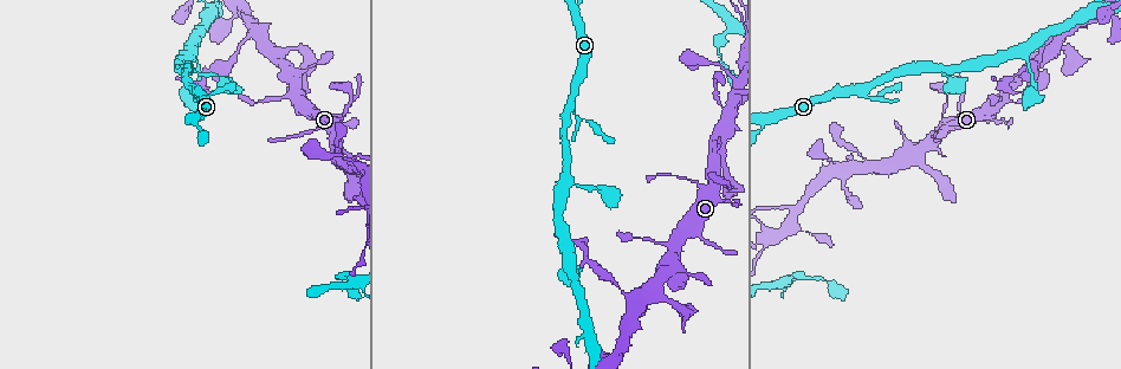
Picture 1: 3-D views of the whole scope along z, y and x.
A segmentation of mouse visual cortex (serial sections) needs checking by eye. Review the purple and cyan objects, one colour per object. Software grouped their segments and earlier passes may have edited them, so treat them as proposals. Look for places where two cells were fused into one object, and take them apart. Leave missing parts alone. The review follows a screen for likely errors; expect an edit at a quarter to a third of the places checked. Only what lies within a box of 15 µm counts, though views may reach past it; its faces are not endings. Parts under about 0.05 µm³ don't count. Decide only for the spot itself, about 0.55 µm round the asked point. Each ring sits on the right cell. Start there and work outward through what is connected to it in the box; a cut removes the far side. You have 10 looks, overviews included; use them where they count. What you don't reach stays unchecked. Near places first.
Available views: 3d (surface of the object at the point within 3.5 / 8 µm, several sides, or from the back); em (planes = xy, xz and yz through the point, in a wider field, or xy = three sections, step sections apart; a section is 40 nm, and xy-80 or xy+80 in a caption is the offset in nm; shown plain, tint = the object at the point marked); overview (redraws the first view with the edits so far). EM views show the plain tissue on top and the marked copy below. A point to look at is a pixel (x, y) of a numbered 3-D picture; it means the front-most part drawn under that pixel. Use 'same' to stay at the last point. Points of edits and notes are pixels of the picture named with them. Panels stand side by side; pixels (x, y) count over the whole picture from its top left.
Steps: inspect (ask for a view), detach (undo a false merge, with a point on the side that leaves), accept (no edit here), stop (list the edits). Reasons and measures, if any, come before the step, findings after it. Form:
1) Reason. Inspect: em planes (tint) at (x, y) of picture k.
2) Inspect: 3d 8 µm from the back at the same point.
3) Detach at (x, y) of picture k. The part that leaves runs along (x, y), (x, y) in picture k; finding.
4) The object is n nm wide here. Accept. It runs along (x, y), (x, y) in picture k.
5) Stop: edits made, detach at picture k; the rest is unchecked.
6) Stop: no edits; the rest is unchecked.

A narrow waist. Inspect: 3d 8 µm from the back at (619, 286) of picture 1.

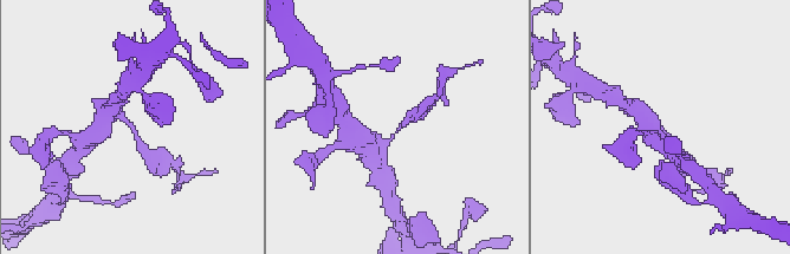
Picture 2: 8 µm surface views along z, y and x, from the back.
The arms are 250, 250 nm wide; now the EM. Inspect: em xy step 5 (tint) at (661, 127) of picture 2.

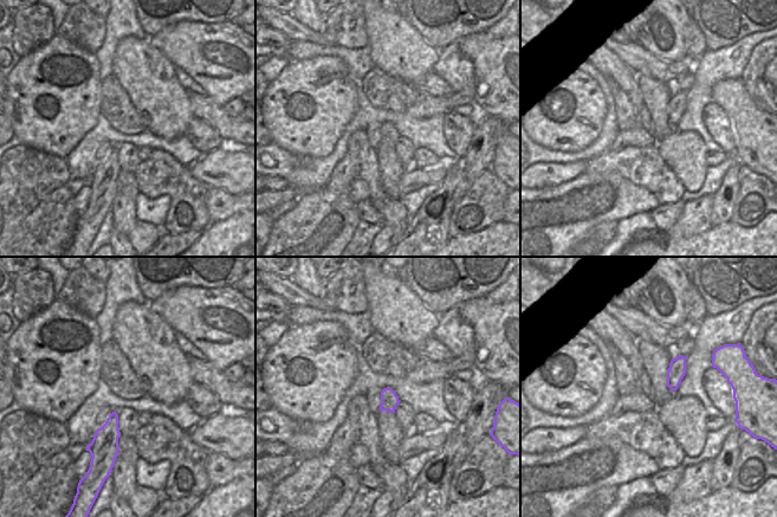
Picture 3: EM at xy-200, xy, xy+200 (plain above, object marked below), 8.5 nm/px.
Accept. It runs along (110, 116), (120, 112), (149, 155) in picture 2; continuous, no second cell.

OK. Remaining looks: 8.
Thick turns thin. Inspect: 3d 3.5 µm at (941, 117) of picture 1.

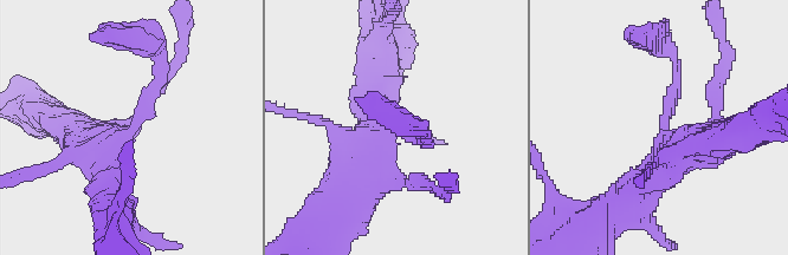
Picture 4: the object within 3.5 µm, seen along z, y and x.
The arms are 150, 500 nm wide. Inspect: em xy step 3 (tint) at (662, 123) of picture 4.

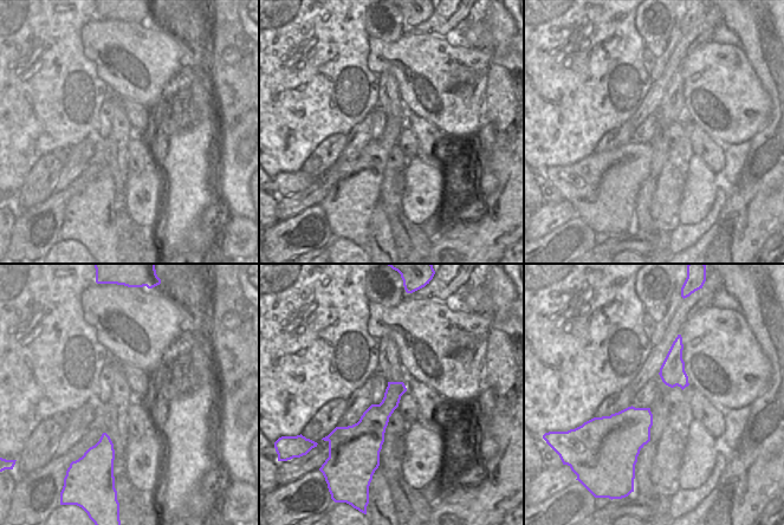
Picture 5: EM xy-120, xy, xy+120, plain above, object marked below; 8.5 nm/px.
Accept. It runs along (103, 141), (135, 126), (157, 54) in picture 4; one cell here.

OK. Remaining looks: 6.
A narrow waist. Inspect: 3d 3.5 µm at (1009, 76) of picture 1.

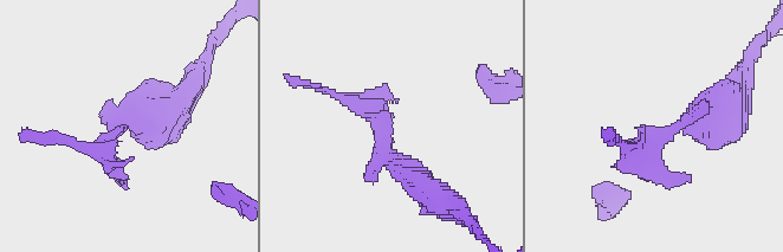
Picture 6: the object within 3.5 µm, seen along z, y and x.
Detach at (658, 150) of picture 6. A second cell is stuck on.

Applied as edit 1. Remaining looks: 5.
Narrows sharply. Inspect: 3d 3.5 µm at (585, 121) of picture 1.

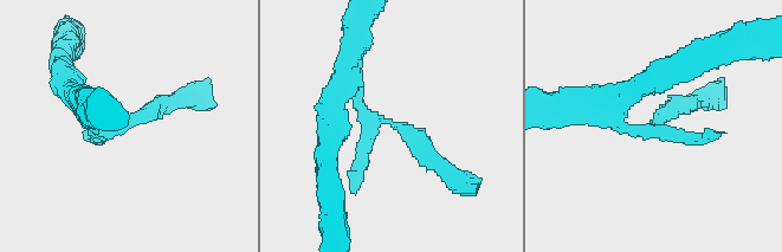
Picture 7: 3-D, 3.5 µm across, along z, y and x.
Inspect: em xy step 2 (tint) at (390, 123) of picture 7.

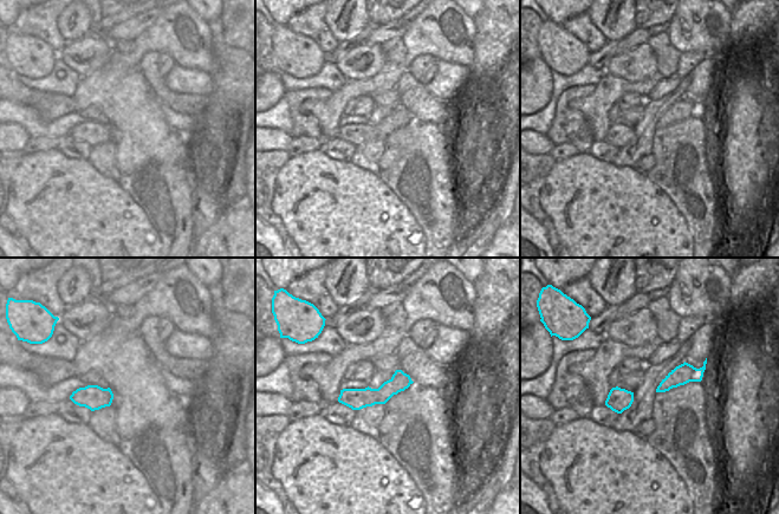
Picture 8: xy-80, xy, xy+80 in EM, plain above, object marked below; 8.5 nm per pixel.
Accept. It runs along (408, 381), (381, 396), (342, 399) in picture 8; continuous, no second cell.

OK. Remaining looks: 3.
Stop: edits made, detach at picture 6; the rest is unchecked.

